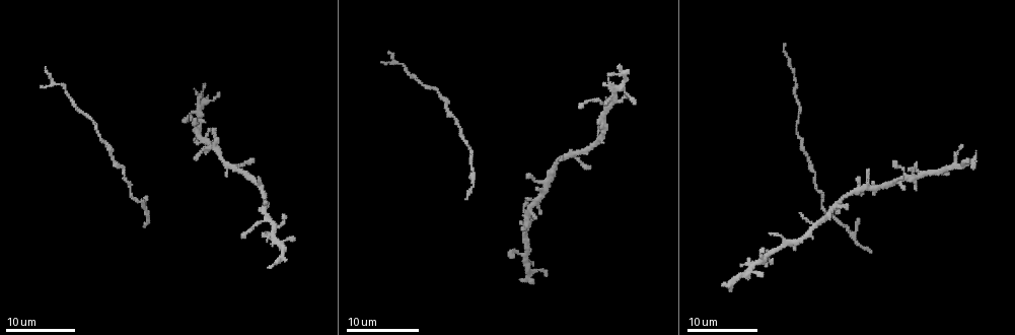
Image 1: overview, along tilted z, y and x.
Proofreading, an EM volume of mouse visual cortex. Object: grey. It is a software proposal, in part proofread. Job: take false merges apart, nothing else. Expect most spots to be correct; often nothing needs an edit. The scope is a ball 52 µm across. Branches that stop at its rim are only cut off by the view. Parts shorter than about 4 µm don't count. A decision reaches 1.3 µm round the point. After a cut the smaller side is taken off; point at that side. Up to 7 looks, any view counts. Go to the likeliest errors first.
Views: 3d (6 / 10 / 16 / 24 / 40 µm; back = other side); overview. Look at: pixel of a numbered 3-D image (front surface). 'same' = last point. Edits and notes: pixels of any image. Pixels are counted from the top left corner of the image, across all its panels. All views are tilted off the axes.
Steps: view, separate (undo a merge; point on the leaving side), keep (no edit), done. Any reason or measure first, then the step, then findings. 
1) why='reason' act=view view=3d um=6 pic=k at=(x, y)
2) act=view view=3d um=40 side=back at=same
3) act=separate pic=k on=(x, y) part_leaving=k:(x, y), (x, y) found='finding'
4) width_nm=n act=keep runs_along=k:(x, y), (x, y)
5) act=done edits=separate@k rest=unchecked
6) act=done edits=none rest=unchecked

why='branch point' act=view view=3d um=24 pic=1 at=(266, 220)

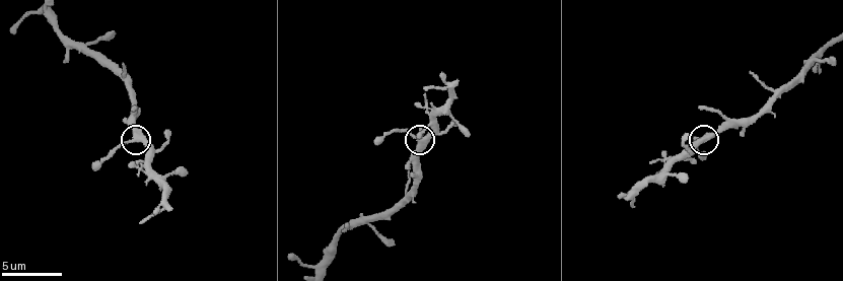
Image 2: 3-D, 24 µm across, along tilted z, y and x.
act=view view=3d um=10 pic=2 at=(132, 137)

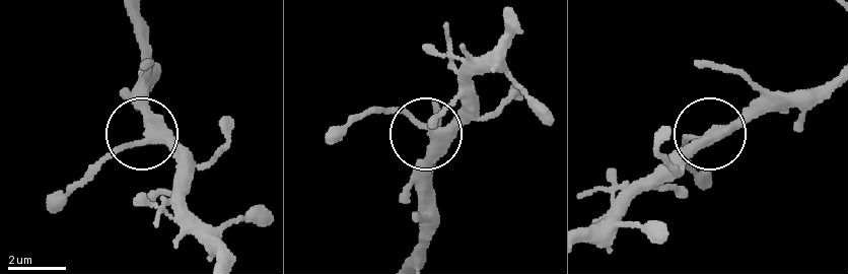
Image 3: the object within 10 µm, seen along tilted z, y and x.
act=view view=3d um=6 pic=3 at=(149, 137)

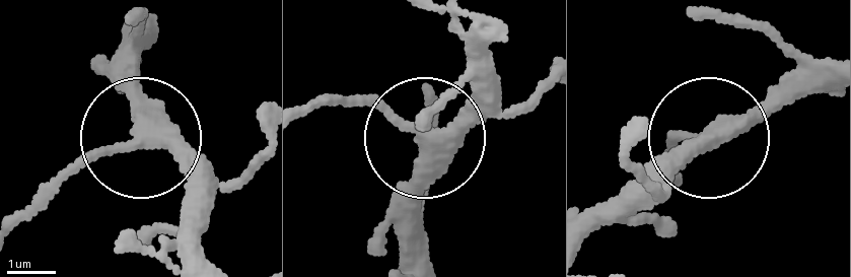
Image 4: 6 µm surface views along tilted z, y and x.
arms=3 act=keep found='continuous, no second cell'

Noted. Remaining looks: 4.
why='looks like a crossing' act=view view=3d um=16 pic=1 at=(548, 184)

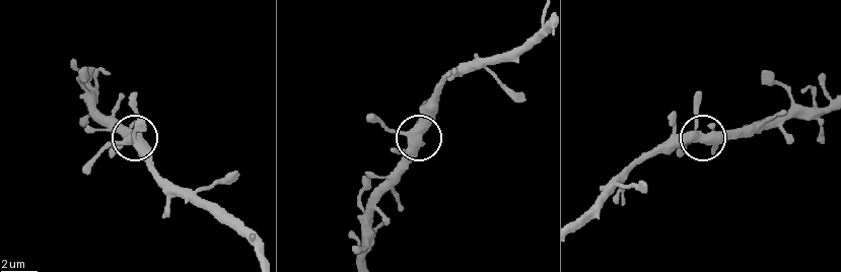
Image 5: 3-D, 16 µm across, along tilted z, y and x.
why='closer look' act=view view=3d um=6 pic=5 at=(703, 137)

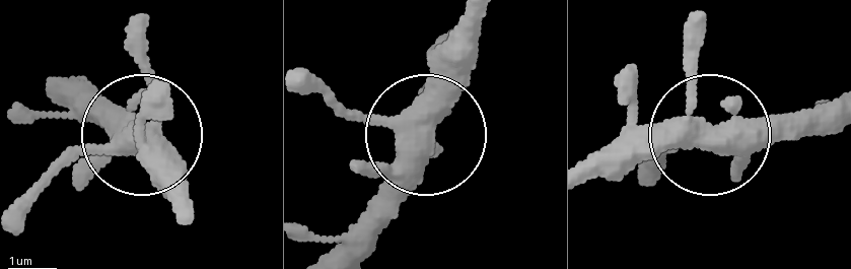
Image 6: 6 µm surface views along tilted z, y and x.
act=view view=3d um=6 side=back pic=6 at=(427, 133)

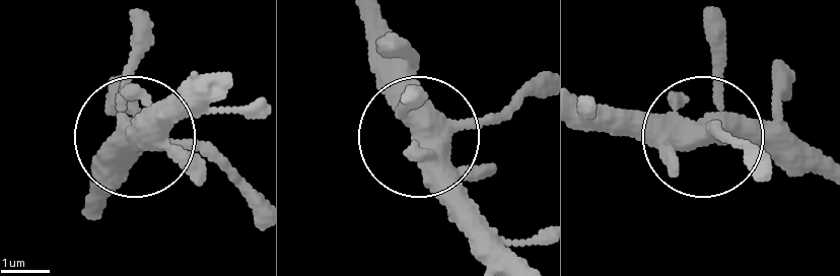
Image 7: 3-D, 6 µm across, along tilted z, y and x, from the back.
act=keep found='one cell here'

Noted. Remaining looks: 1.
act=done edits=none rest=unchecked

